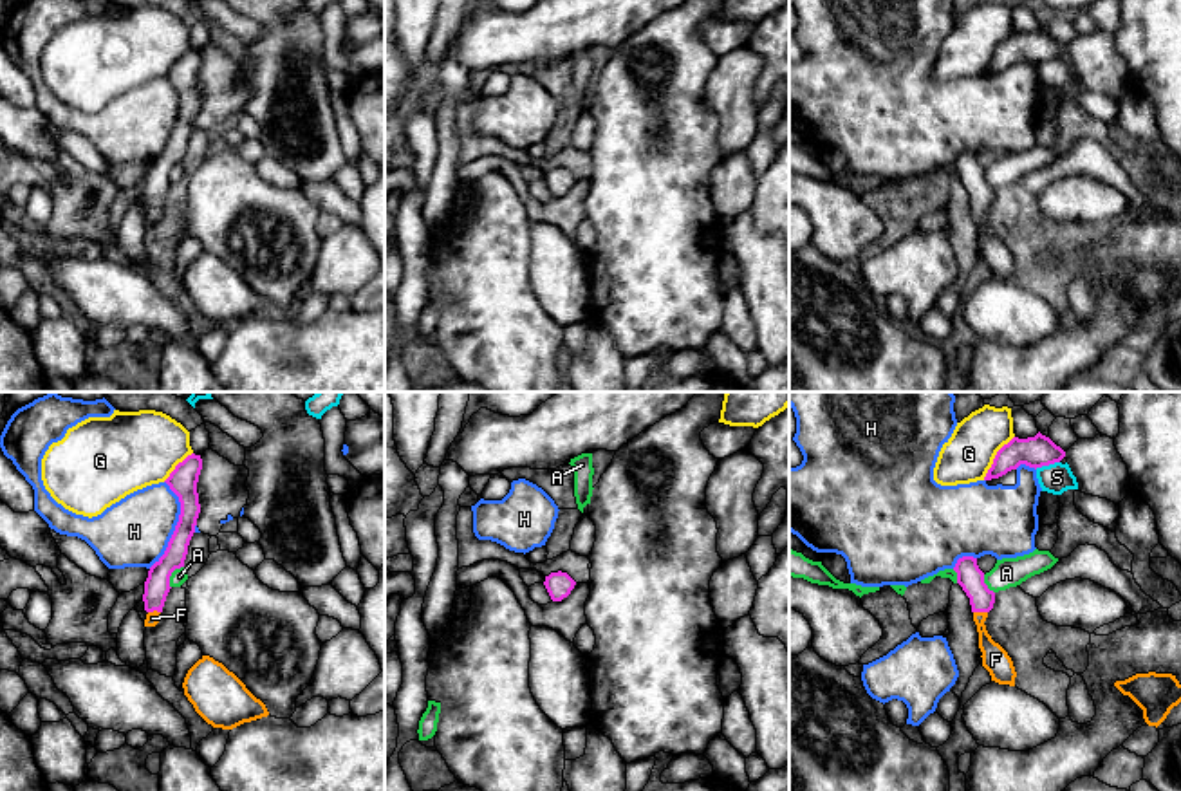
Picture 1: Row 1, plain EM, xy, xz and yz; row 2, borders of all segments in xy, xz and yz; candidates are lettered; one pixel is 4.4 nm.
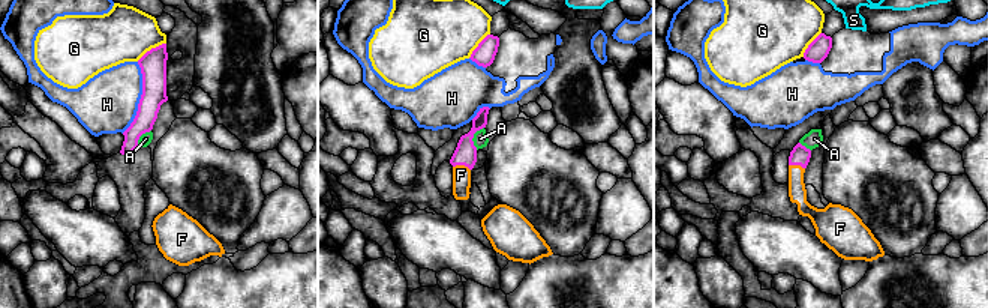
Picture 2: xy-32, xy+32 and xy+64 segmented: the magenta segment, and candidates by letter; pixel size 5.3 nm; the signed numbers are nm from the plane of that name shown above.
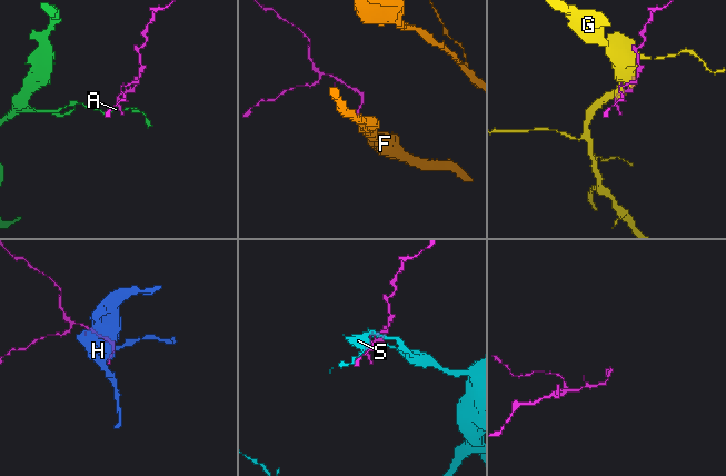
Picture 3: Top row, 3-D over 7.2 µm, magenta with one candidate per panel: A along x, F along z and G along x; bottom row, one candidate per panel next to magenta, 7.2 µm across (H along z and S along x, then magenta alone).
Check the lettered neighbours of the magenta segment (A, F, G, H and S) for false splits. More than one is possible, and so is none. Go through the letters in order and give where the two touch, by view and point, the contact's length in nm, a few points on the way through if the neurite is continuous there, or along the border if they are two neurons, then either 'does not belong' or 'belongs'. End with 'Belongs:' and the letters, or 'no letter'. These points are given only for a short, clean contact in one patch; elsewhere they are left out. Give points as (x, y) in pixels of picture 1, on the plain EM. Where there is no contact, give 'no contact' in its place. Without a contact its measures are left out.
A: xy (170, 170) | 120 nm | along xy (183, 161), (172, 168), (170, 183) | does not belong
F: yz (981, 206) | 60 nm | across yz (970, 172), (981, 192), (981, 206), (981, 226), (995, 255) | belongs
G: yz (995, 53) | 240 nm | does not belong
H: xy (177, 120) | 400 nm | does not belong
S: yz (1046, 60) | 120 nm | does not belong
Belongs: F

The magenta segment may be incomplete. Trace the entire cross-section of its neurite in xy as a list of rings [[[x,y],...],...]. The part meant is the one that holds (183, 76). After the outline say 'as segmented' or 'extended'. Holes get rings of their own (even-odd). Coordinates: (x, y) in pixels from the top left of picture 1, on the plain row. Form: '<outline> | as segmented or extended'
[[[188,51],[175,61],[164,76],[170,85],[179,92],[181,110],[175,126],[168,137],[164,150],[150,163],[144,177],[144,222],[155,222],[161,217],[161,208],[170,188],[170,172],[175,164],[184,163],[190,135],[195,128],[197,114],[200,108],[197,78],[202,65],[200,51]]] | extended

